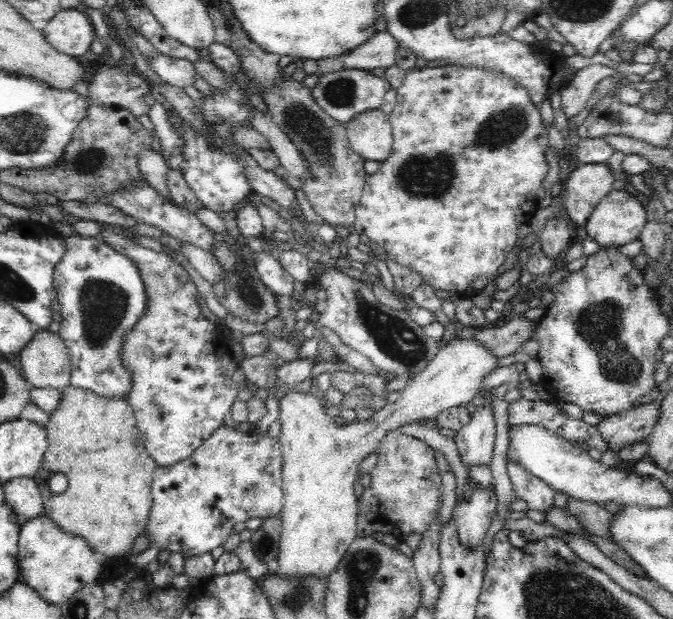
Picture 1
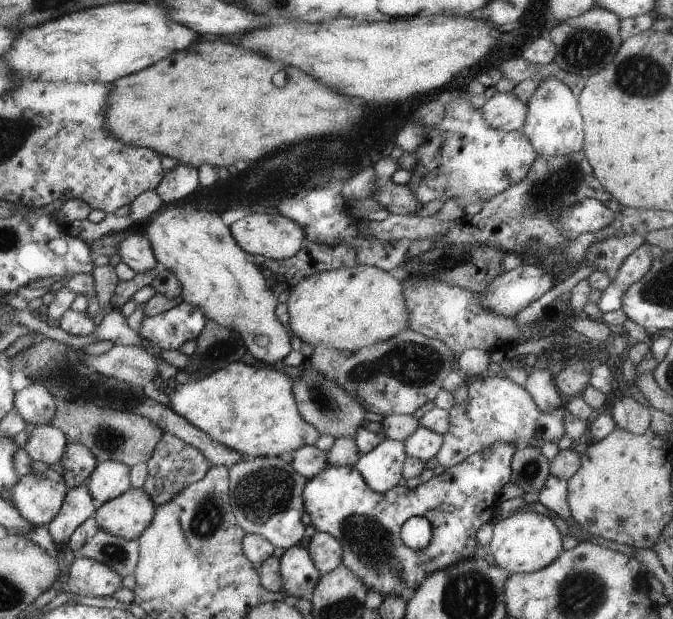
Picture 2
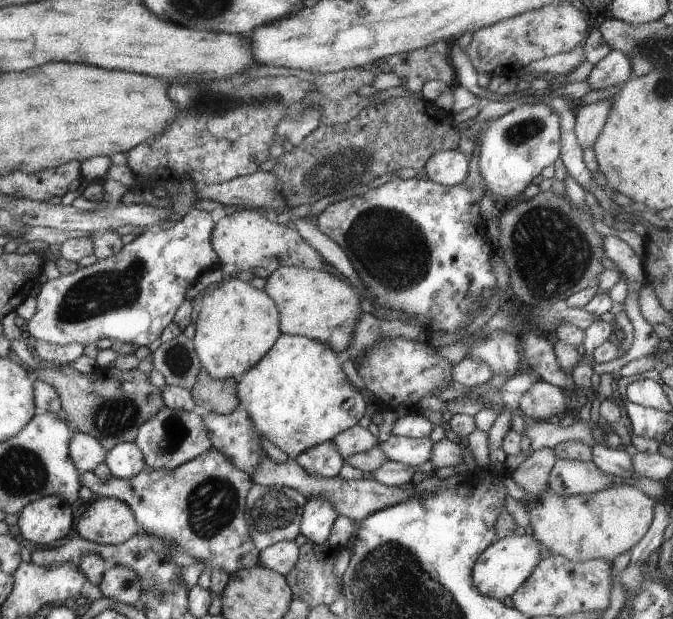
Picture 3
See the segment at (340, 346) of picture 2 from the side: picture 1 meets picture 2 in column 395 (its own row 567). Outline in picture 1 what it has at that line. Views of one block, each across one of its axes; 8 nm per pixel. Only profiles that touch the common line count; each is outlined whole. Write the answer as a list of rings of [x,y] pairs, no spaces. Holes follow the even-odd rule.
[[[474,337],[469,338],[456,338],[448,341],[441,349],[436,353],[436,357],[429,361],[426,369],[418,376],[414,377],[410,383],[406,384],[404,390],[401,392],[399,400],[395,404],[388,404],[382,411],[375,412],[375,417],[372,420],[367,422],[360,422],[357,420],[352,425],[348,424],[344,427],[338,427],[334,425],[333,416],[330,416],[326,410],[323,409],[319,400],[315,398],[311,392],[288,392],[288,394],[284,394],[282,398],[280,398],[278,402],[278,408],[280,409],[280,414],[278,414],[278,420],[280,420],[280,450],[283,456],[283,472],[282,472],[282,480],[283,480],[283,492],[284,492],[284,505],[279,513],[281,520],[281,538],[279,542],[279,554],[278,554],[278,566],[277,570],[280,575],[284,575],[284,577],[289,577],[292,575],[318,575],[318,576],[328,576],[329,572],[339,563],[339,560],[344,556],[344,553],[348,550],[348,547],[352,544],[352,541],[358,537],[357,533],[357,518],[358,518],[358,508],[359,504],[354,496],[354,482],[357,481],[357,468],[359,467],[360,462],[365,456],[368,456],[370,453],[376,453],[379,449],[380,442],[390,430],[398,430],[398,428],[402,424],[412,424],[417,422],[420,419],[436,419],[436,416],[443,411],[447,411],[454,407],[466,406],[471,402],[478,401],[482,398],[483,395],[483,385],[484,379],[493,373],[497,368],[499,368],[499,361],[501,358],[497,356],[488,345],[484,345],[484,343],[480,343],[478,339],[474,339]]]

